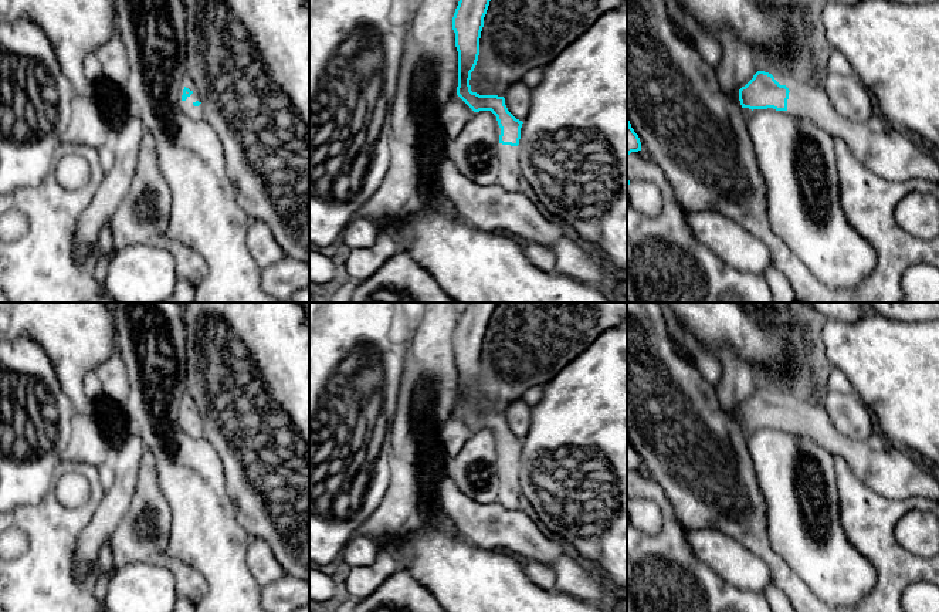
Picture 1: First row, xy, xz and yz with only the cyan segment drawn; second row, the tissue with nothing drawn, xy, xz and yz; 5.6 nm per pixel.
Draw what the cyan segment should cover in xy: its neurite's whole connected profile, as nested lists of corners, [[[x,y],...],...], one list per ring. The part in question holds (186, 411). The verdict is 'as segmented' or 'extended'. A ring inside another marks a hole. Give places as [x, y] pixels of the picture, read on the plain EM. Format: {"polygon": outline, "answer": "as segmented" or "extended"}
{"polygon": [[[186,402],[180,422],[190,435],[196,437],[203,435],[200,415],[191,402]]], "answer": "extended"}

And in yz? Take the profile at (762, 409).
{"polygon": [[[757,389],[739,408],[742,426],[787,429],[811,436],[834,457],[843,457],[851,470],[875,493],[889,500],[939,500],[939,473],[922,464],[912,453],[892,444],[875,430],[864,440],[841,436],[826,408],[804,409],[794,400],[780,403],[774,395]]], "answer": "extended"}

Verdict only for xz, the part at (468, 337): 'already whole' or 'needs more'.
needs more

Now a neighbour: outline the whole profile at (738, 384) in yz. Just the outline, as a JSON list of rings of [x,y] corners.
[[[729,346],[718,354],[722,378],[716,386],[721,409],[740,426],[739,408],[759,389],[753,369]]]

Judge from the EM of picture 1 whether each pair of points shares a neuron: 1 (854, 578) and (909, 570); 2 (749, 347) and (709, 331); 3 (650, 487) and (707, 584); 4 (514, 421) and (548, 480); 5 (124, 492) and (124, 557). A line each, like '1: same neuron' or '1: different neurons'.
1: different neurons
2: same neuron
3: same neuron
4: different neurons
5: different neurons

